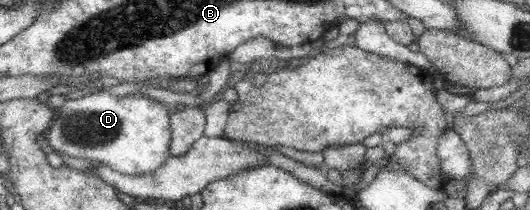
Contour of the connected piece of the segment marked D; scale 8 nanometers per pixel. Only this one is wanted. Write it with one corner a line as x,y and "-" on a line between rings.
90,94
82,98
68,99
68,102
56,110
56,116
50,122
46,139
50,142
53,151
60,151
70,157
83,159
94,164
105,165
120,174
128,176
138,176
156,171
160,165
169,158
170,142
170,122
168,122
168,112
142,96
124,96
116,98
110,94

